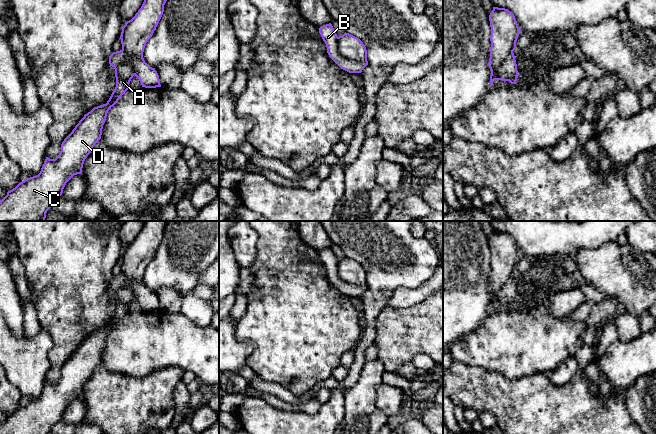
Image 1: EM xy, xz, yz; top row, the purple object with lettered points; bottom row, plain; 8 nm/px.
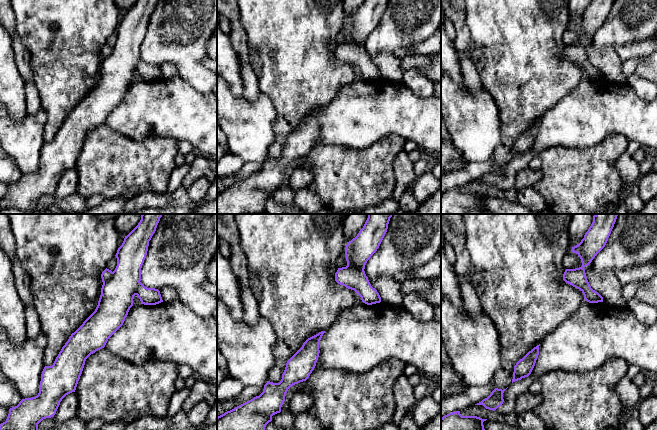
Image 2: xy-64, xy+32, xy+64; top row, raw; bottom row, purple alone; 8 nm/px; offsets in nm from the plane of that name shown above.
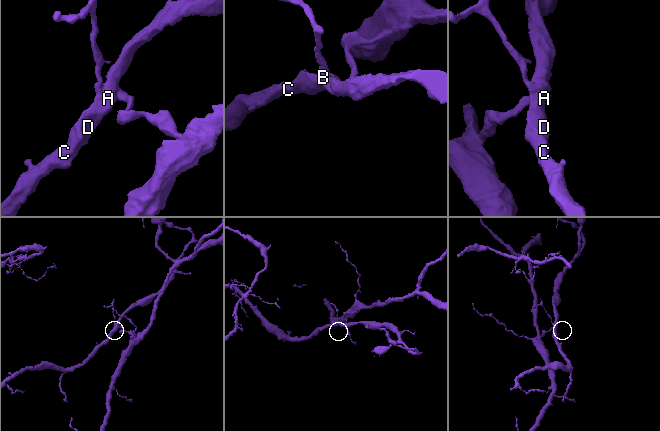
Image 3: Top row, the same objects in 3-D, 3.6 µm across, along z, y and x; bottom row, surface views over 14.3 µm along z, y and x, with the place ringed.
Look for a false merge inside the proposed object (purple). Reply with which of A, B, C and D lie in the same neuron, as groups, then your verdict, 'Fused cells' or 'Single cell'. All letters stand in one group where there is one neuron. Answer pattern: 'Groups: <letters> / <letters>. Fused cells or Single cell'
Groups: A C D / B. Fused cells

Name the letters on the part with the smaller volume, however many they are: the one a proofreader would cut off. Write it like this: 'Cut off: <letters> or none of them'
Cut off: B

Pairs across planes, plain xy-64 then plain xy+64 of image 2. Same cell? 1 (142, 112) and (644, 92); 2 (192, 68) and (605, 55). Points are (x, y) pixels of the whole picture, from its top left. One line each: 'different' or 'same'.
1: different
2: different

